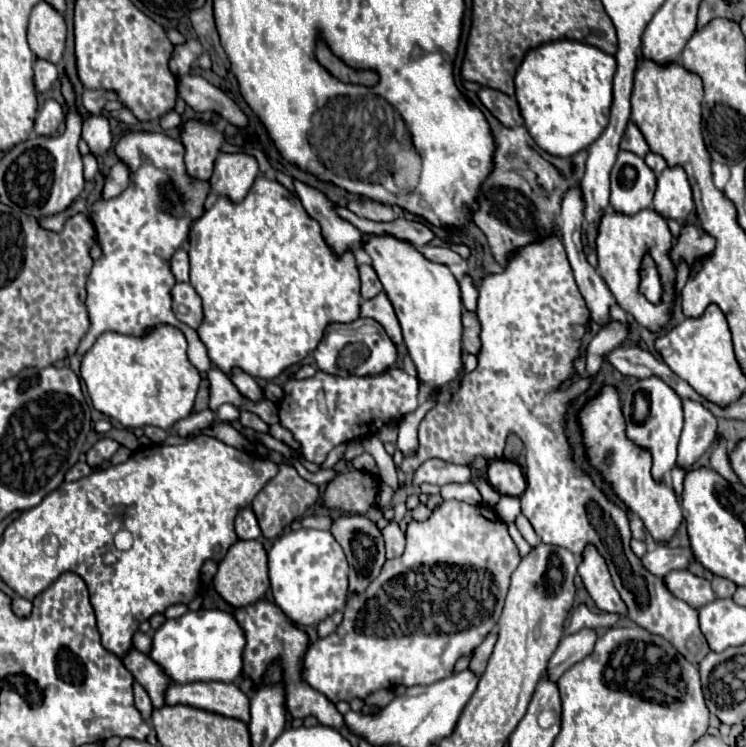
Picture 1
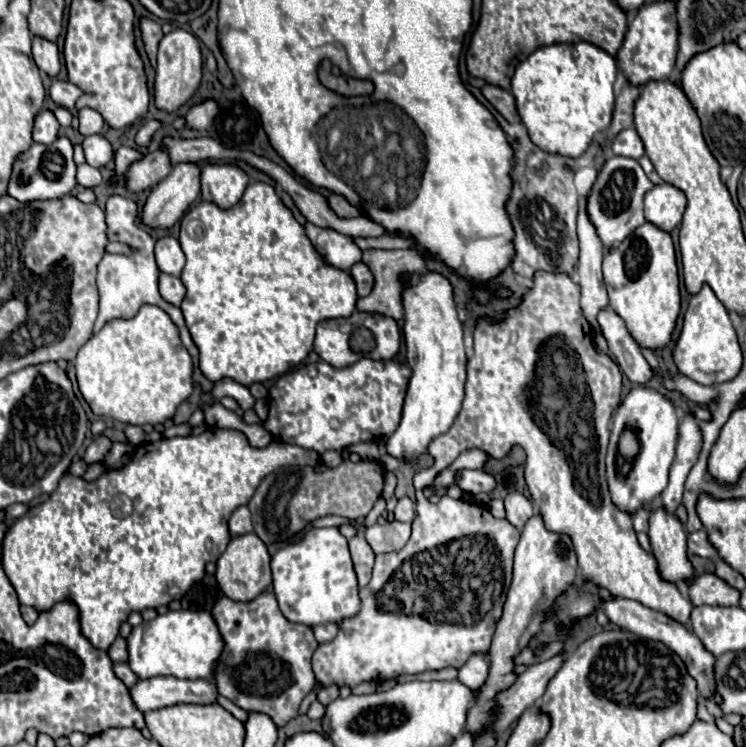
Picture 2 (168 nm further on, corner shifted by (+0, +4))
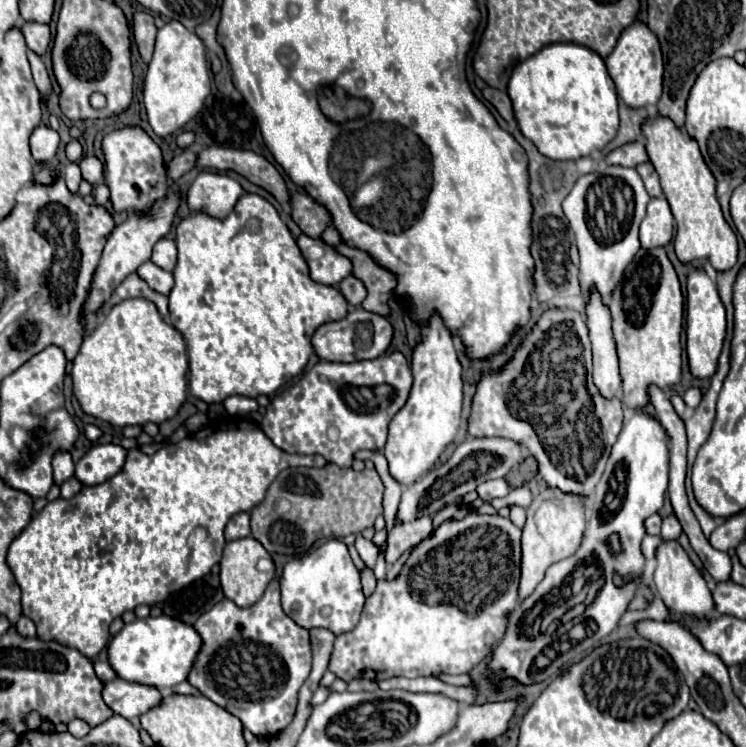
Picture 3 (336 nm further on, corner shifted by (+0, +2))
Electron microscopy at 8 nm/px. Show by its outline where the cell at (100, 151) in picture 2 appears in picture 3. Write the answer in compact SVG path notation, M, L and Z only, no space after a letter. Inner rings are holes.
M84 157L80 161L80 169L82 169L82 179L92 185L98 185L104 179L104 165L96 157Z

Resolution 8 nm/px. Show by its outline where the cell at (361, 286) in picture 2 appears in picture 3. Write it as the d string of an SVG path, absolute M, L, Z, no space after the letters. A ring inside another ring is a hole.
M352 275L338 283L338 291L344 295L348 305L352 305L352 307L358 307L364 301L364 297L366 297L364 285L356 277L352 277Z

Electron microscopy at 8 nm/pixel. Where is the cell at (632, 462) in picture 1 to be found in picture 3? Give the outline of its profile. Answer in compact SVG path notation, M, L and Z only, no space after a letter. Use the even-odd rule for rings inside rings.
M678 541L662 543L656 551L656 559L658 559L658 567L654 571L654 589L662 597L668 611L674 613L674 615L680 615L680 617L692 617L692 619L708 621L714 613L712 591L708 589L704 577L692 565L692 561L688 559L688 555L680 547L680 543Z

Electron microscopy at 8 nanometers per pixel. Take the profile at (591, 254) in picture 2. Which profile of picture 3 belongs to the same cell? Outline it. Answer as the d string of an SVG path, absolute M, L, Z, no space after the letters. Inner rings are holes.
M592 293L586 307L586 323L592 341L594 355L594 385L604 399L620 395L620 373L616 361L616 343L612 341L612 317L608 307L600 301L598 293Z

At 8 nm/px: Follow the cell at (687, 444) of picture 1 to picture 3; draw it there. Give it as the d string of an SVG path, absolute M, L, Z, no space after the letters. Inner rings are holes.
M672 515L672 517L666 517L664 523L662 523L662 541L678 541L682 535L682 527L678 523L678 519Z

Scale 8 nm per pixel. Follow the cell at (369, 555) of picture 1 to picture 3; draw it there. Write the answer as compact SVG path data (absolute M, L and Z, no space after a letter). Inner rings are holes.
M370 569L362 571L362 591L364 591L364 595L370 597L374 593L374 589L376 589L376 577L374 577L374 573Z

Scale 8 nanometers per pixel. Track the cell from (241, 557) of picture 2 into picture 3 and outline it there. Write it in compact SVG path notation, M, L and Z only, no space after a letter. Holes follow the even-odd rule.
M244 537L244 539L236 539L226 543L224 547L224 555L220 561L220 583L224 589L224 595L234 601L238 607L250 607L254 605L266 591L268 583L274 579L274 573L264 573L256 569L258 559L270 559L268 551L262 547L260 541L256 541L254 537Z

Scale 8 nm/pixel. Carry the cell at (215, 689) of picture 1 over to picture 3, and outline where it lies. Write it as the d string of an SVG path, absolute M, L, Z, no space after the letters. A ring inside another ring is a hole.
M112 679L112 681L104 683L102 699L114 713L134 721L142 713L146 713L148 709L158 705L162 695L154 687L128 683L124 679Z

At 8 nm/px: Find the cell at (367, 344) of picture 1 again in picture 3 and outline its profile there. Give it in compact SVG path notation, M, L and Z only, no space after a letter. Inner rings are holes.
M362 307L350 309L348 315L340 321L330 321L320 325L312 335L312 345L316 355L324 361L340 361L340 363L376 359L388 349L390 341L392 341L392 325L382 315L370 313Z

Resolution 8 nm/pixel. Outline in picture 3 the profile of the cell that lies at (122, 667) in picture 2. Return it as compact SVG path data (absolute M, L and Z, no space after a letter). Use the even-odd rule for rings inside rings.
M98 655L98 659L94 659L94 673L96 673L96 677L100 681L112 681L112 679L116 679L116 673L112 673L112 667L104 659L104 655Z

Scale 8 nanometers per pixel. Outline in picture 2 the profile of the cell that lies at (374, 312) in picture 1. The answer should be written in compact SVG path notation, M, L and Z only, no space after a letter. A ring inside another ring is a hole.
M368 249L364 251L364 263L368 263L368 267L372 269L376 283L374 289L368 297L360 297L356 309L358 311L366 311L366 313L380 313L386 317L392 317L396 321L402 319L404 311L402 311L402 295L400 295L400 275L414 275L426 269L426 261L422 251L418 249L400 249L400 251L382 251L382 249Z

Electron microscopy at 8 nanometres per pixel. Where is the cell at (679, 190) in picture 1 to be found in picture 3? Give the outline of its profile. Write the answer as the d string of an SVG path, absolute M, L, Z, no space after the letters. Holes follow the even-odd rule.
M664 197L648 203L648 213L640 225L642 249L666 247L674 237L674 217Z

